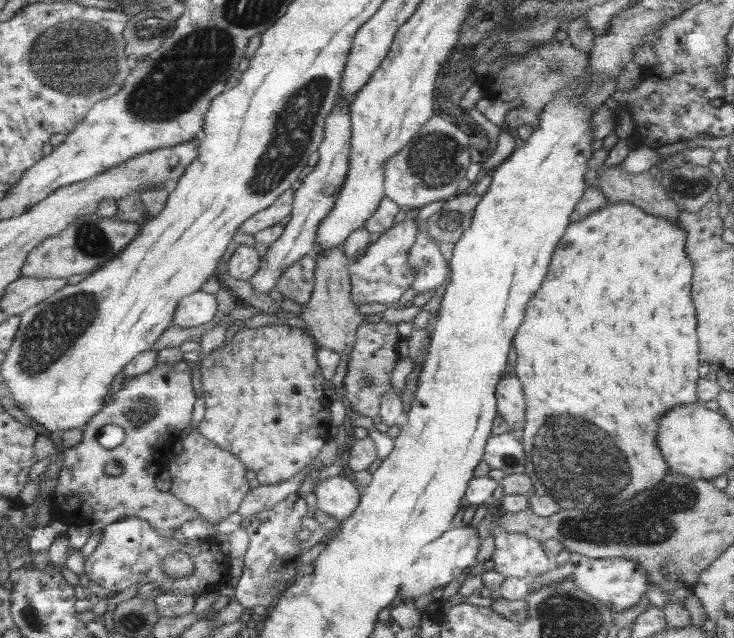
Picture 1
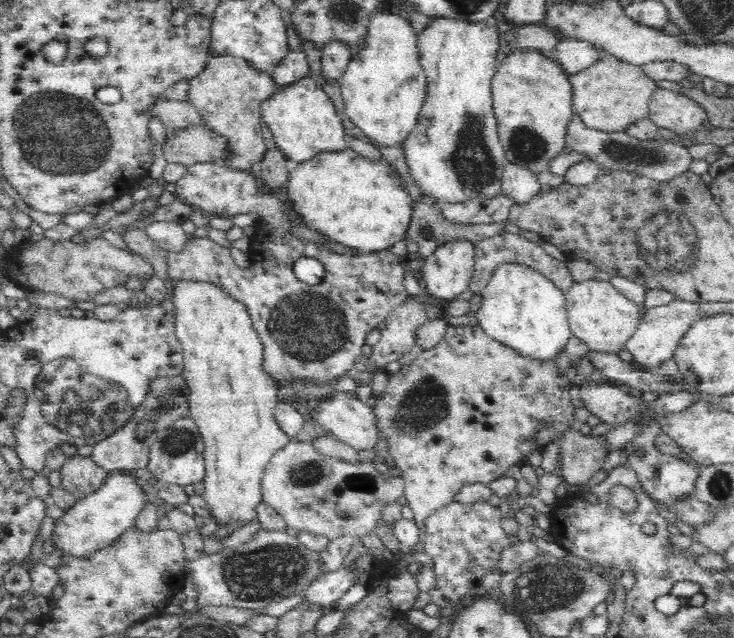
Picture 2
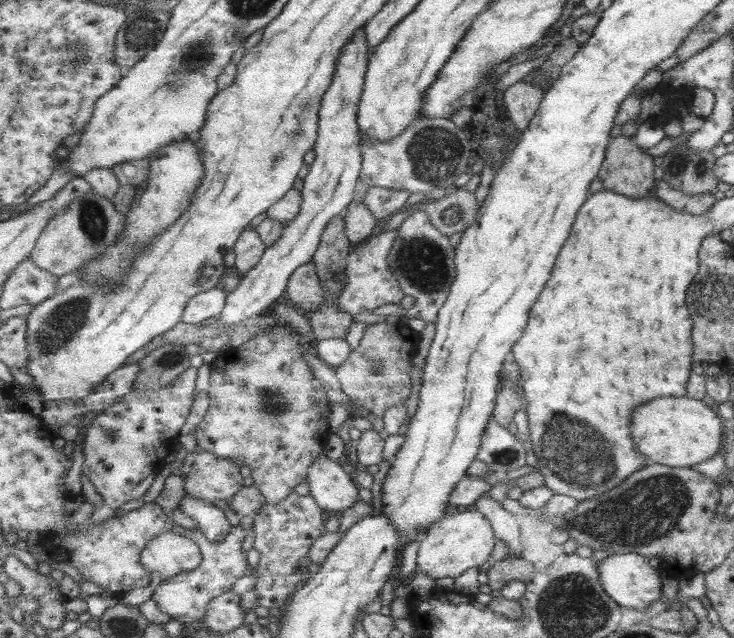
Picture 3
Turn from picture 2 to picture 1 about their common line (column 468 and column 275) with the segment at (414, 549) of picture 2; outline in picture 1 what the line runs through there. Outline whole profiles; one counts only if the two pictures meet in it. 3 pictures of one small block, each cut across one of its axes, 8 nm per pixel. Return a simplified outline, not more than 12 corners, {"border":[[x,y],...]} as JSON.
{"border":[[245,328],[200,369],[198,430],[264,485],[329,443],[314,338]]}

